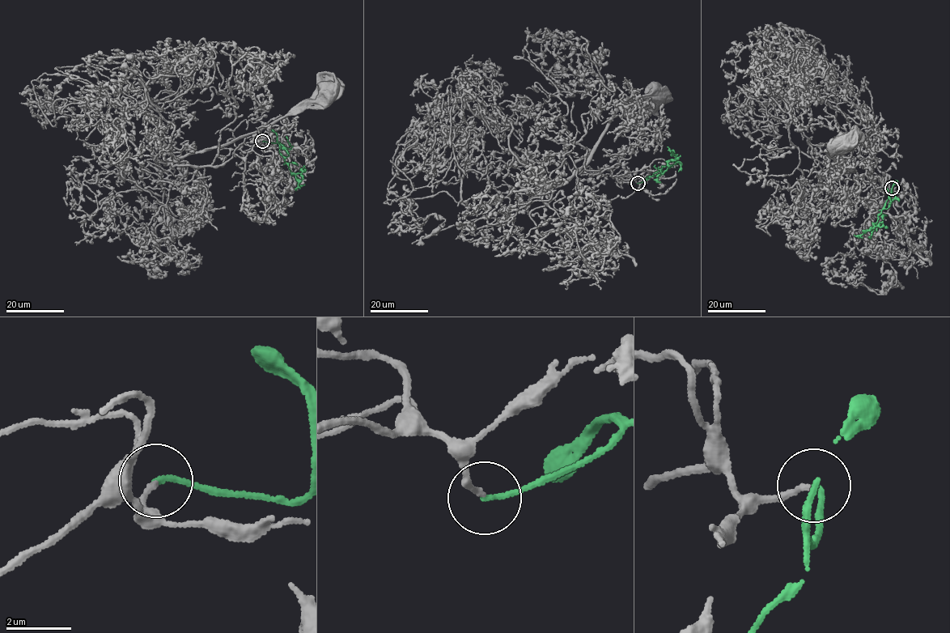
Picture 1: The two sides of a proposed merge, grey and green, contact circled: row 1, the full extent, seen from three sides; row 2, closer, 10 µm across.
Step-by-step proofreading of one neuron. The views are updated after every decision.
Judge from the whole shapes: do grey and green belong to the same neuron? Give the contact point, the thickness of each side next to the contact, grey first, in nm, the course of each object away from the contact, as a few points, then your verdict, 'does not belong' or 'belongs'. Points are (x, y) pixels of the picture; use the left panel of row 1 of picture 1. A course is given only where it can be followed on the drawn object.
place (262, 141); calibres 160 and 160 nm; course grey (263, 142), (260, 133), (217, 156), (225, 157), (222, 165), (171, 163), (254, 133), (330, 87); course green (263, 141), (277, 142), (280, 155), (289, 170), (303, 176), (294, 189); belongs

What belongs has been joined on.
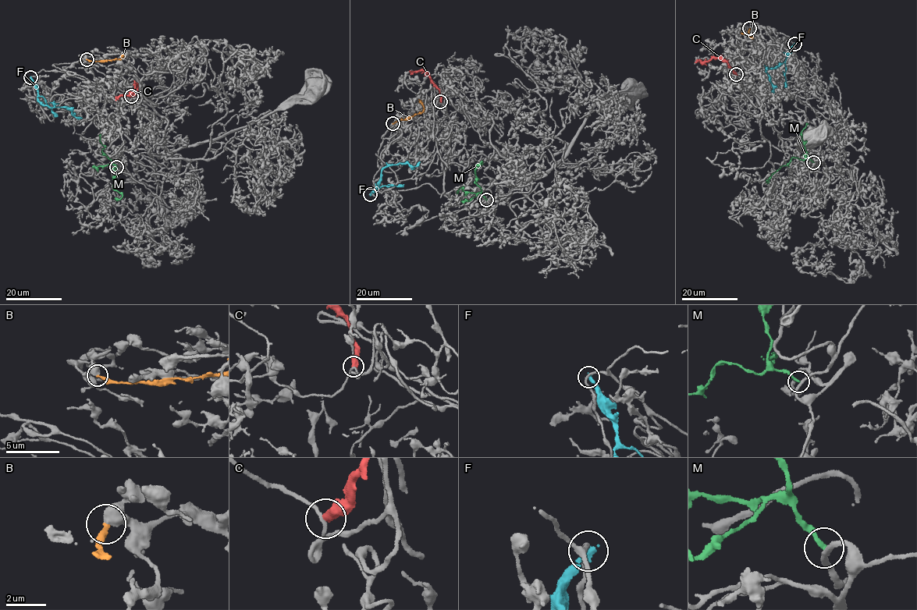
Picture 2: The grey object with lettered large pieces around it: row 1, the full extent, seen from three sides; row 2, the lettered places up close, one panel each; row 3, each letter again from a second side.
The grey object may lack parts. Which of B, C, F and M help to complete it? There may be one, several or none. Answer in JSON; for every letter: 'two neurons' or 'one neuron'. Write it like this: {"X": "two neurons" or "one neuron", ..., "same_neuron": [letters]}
{"B": "two neurons", "C": "two neurons", "F": "two neurons", "M": "two neurons", "same_neuron": []}

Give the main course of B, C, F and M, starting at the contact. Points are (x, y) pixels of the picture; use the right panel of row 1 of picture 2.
B: (749, 28), (752, 37), (740, 33)
C: (737, 74), (728, 64), (719, 58), (702, 62), (698, 60), (694, 62)
F: (794, 44), (783, 62), (768, 68), (765, 72), (769, 76), (773, 89), (771, 91)
M: (813, 162), (794, 157), (790, 162), (774, 172), (766, 182), (766, 179)

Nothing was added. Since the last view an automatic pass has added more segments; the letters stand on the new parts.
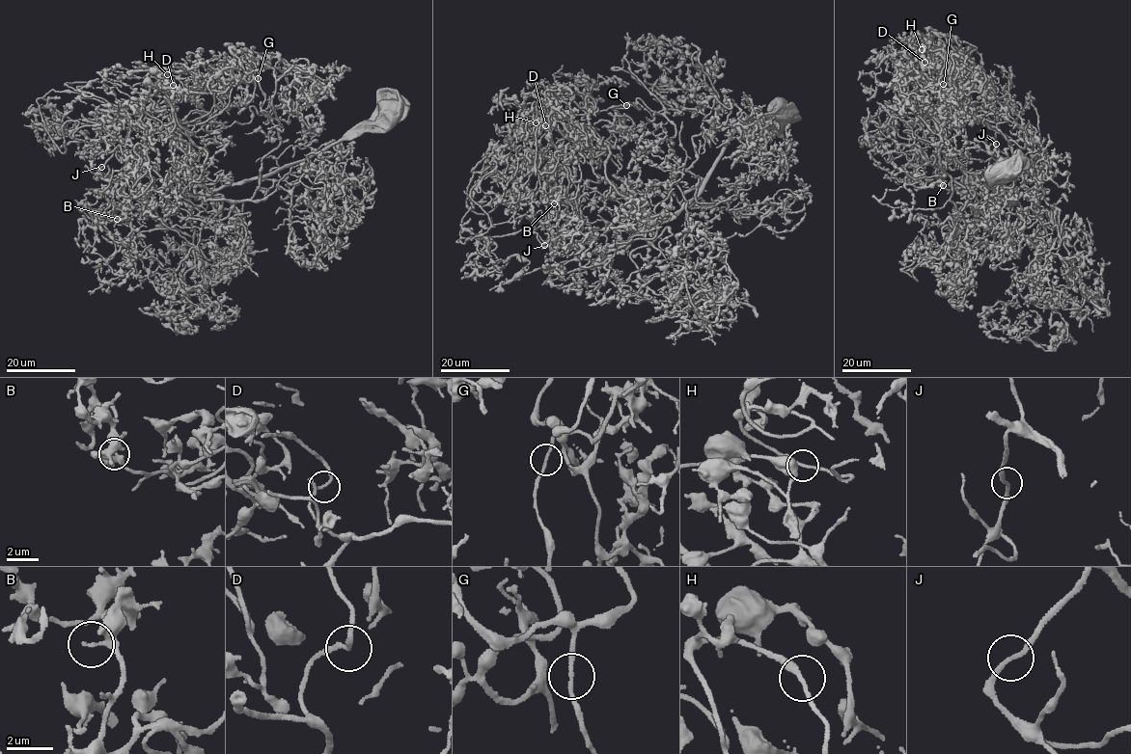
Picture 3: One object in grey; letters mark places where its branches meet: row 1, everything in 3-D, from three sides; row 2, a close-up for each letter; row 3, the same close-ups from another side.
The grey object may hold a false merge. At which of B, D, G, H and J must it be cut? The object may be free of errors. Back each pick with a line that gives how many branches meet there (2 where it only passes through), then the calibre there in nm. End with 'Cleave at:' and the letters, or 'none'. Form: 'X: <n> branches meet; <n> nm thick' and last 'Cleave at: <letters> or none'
Cleave at: none

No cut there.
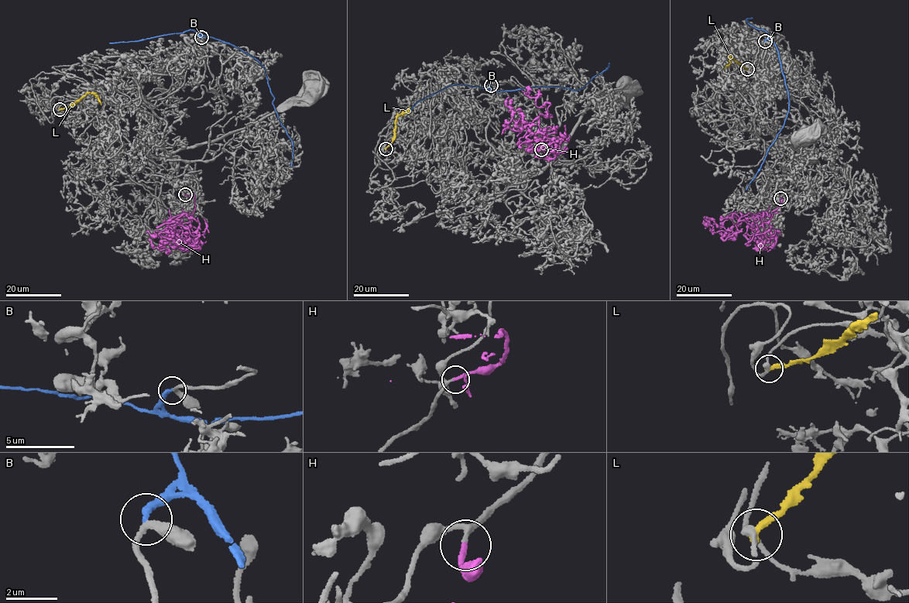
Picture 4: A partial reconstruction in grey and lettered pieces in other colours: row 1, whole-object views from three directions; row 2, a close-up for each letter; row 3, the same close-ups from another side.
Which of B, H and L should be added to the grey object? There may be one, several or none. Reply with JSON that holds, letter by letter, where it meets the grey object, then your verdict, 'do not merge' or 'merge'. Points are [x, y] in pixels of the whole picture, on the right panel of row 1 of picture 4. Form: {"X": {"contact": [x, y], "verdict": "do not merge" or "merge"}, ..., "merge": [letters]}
{"B": {"contact": [765, 41], "verdict": "do not merge"}, "H": {"contact": [780, 198], "verdict": "merge"}, "L": {"contact": [747, 69], "verdict": "do not merge"}, "merge": ["H"]}

